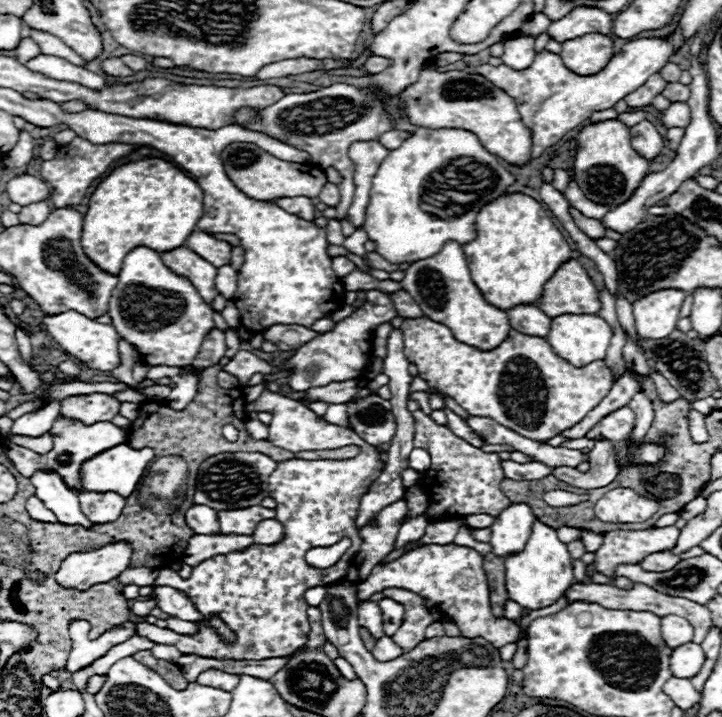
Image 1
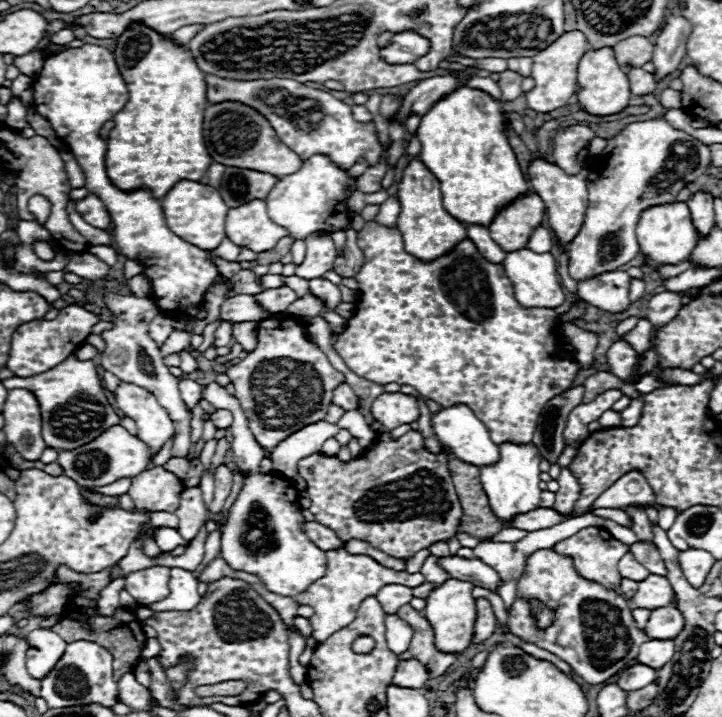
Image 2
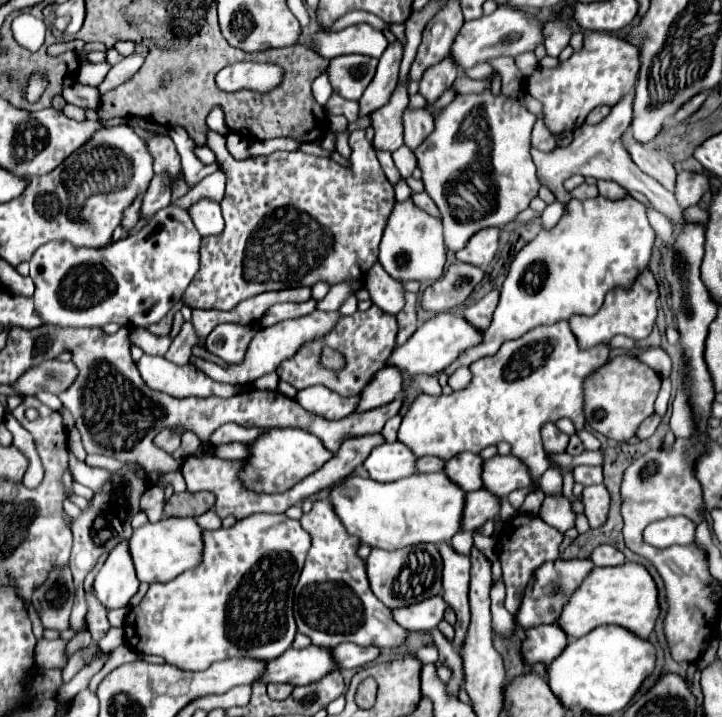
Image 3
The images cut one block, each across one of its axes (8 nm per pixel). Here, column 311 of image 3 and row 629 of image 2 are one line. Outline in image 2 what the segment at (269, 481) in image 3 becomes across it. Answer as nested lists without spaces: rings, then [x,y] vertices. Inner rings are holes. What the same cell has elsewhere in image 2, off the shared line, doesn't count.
[[[448,580],[442,586],[438,586],[426,600],[424,618],[434,628],[434,644],[440,648],[440,652],[452,652],[462,654],[470,644],[474,636],[474,622],[476,622],[476,600],[472,596],[474,584],[462,582],[462,580]]]

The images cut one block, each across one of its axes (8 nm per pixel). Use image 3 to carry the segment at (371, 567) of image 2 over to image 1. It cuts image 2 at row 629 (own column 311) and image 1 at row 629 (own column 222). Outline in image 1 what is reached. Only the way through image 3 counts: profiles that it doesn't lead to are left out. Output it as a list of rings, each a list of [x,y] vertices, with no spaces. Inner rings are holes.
[[[364,600],[358,604],[358,622],[360,626],[370,630],[374,638],[384,636],[382,614],[376,602]]]

